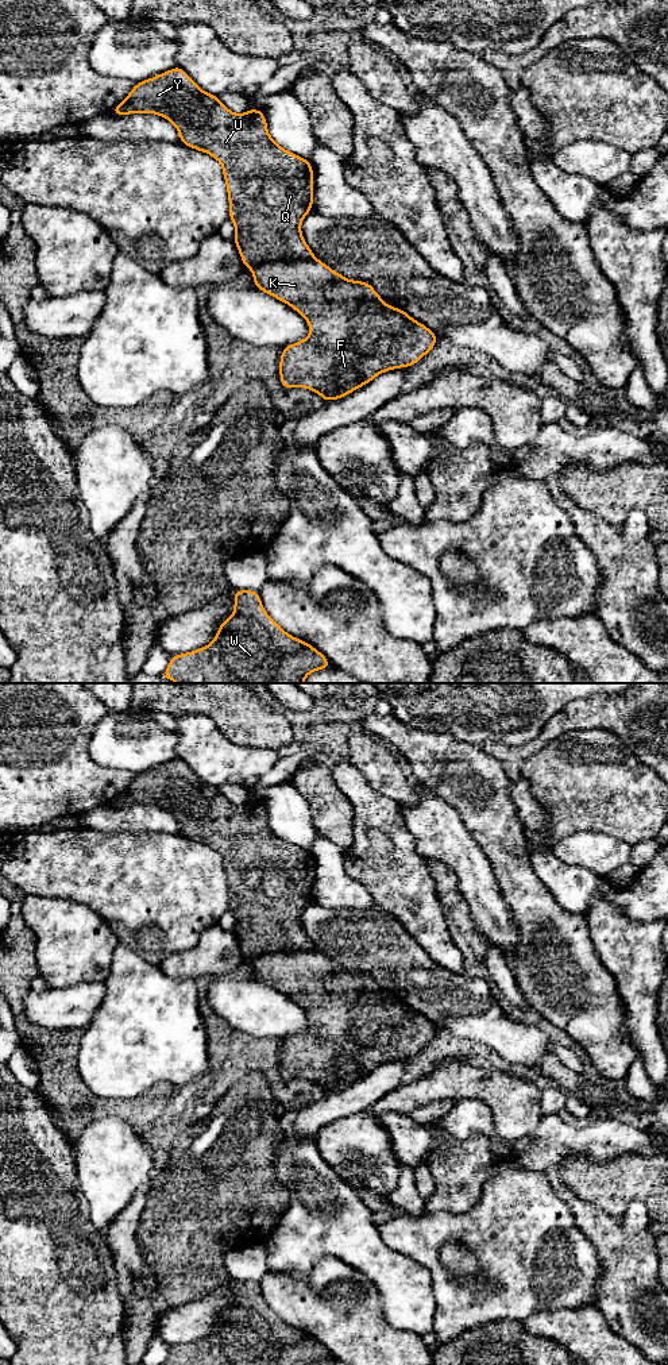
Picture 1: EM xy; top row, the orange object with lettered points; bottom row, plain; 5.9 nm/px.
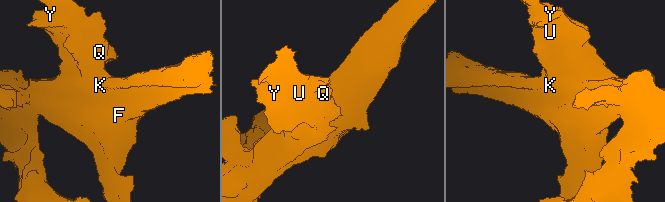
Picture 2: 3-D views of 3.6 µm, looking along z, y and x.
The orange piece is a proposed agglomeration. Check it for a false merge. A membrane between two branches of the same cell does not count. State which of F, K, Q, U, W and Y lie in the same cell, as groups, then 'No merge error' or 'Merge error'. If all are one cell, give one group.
Groups: F K / Q U W Y. Merge error

